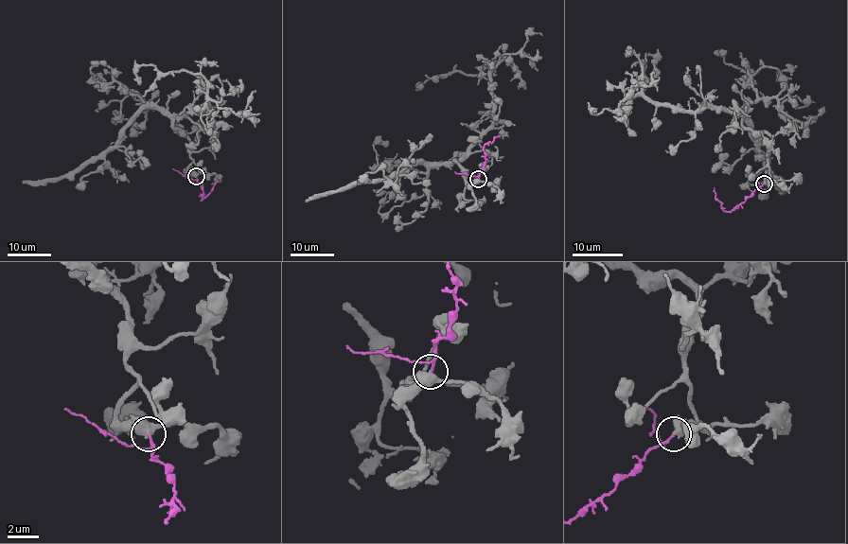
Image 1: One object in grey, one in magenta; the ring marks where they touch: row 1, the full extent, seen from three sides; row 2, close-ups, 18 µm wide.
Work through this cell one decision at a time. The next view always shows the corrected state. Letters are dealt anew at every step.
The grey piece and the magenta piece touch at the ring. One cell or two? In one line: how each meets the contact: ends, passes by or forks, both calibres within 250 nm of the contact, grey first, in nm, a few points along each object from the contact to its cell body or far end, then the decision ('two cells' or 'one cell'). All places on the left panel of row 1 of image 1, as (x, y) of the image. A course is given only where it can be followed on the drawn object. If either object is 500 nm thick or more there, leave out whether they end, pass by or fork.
grey passes by; magenta passes by; calibres 480 and 110 nm; course grey (196, 176), (186, 171), (188, 137), (172, 127), (176, 117), (211, 114), (206, 80), (140, 65), (140, 85); course magenta (196, 176), (203, 191), (201, 200), (218, 180); two cells

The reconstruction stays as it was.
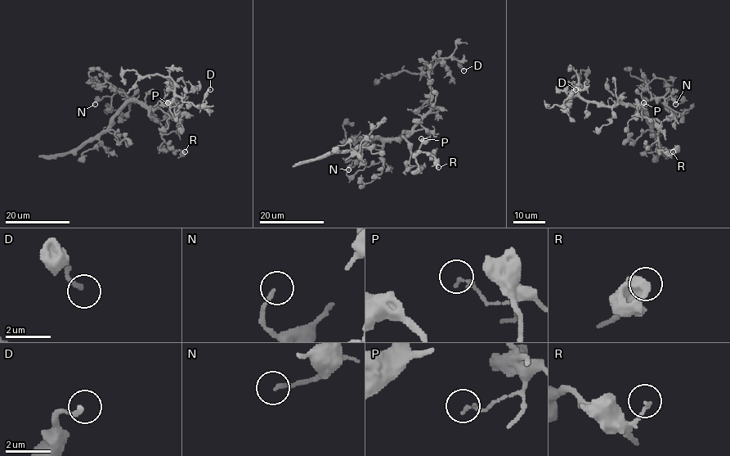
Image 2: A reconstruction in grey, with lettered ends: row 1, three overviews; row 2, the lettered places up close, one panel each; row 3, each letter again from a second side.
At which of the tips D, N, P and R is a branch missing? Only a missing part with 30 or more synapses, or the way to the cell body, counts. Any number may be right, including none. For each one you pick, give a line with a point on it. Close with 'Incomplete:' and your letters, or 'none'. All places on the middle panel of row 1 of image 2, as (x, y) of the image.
Incomplete: none

